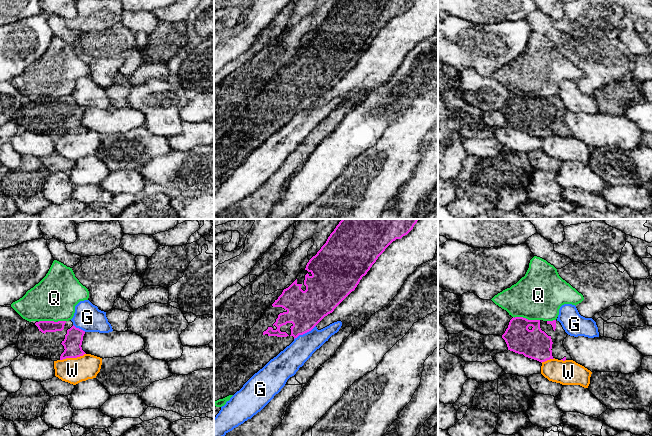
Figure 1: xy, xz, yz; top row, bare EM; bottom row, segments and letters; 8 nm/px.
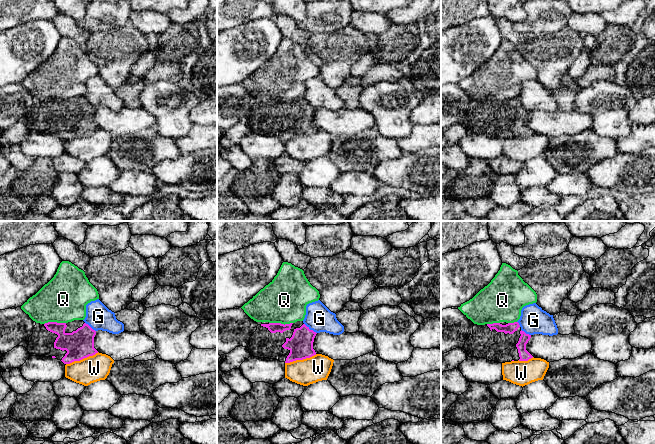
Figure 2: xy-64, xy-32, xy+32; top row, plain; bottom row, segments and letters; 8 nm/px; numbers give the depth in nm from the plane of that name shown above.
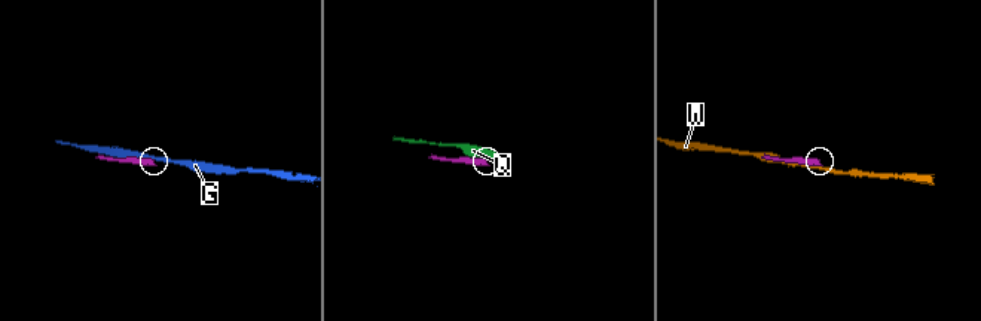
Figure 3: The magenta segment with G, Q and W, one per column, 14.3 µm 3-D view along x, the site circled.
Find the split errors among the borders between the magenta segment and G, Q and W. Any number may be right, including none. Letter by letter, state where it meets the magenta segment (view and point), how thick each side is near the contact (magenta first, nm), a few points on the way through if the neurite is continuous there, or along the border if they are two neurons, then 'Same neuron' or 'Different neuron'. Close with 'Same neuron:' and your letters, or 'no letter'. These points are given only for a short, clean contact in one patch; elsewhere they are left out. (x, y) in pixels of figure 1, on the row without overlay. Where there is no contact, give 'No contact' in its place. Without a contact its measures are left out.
G: Touches magenta at xz (304, 109). Thickness 300 nm (magenta) against 200 nm. Different neuron
Q: Touches magenta at xy (51, 97). Thickness 100 nm (magenta) against 360 nm. Different neuron
W: Touches magenta at xy (72, 133). Thickness 150 nm (magenta) against 200 nm. Different neuron
Same neuron: no letter

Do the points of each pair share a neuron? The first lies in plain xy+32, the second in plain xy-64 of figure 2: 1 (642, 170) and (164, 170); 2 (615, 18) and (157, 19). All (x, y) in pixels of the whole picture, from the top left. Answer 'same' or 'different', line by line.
1: same
2: different

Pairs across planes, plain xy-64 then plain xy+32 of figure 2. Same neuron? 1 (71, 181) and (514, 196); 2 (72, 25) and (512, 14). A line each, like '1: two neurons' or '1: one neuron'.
1: one neuron
2: two neurons

